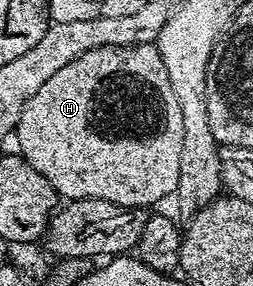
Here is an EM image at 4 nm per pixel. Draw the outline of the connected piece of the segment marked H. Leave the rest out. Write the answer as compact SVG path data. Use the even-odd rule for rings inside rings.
M129 45L128 47L96 47L68 63L68 67L60 67L32 99L28 99L18 116L17 152L48 183L54 188L59 198L71 201L84 199L104 199L108 203L116 203L125 209L146 209L154 207L157 201L162 201L166 196L177 194L178 180L180 179L180 146L184 143L184 119L180 116L180 103L176 103L176 94L172 92L172 83L168 80L168 71L164 68L164 59L160 59L160 51L154 45Z

